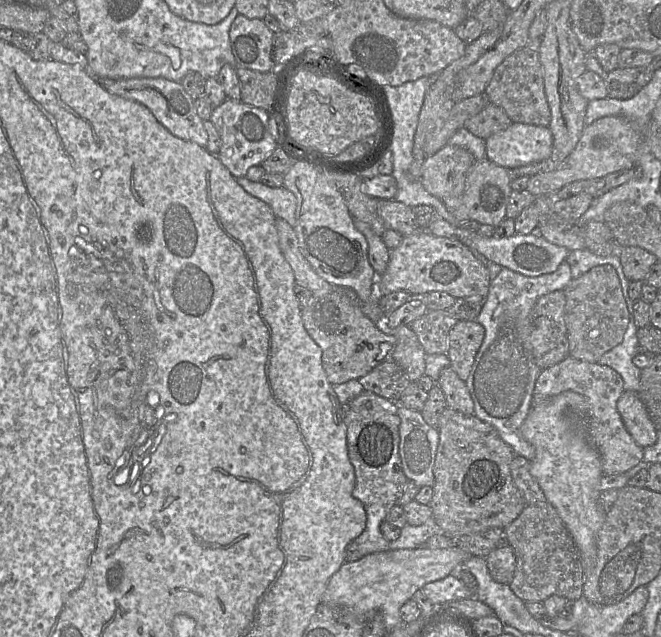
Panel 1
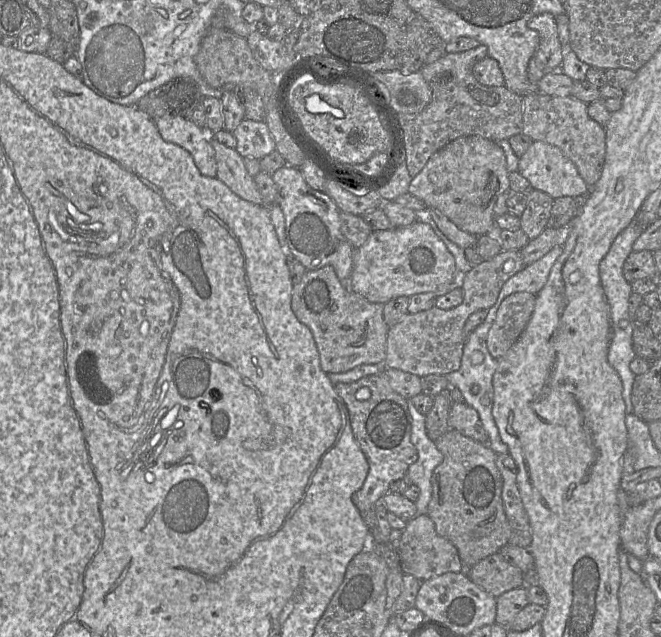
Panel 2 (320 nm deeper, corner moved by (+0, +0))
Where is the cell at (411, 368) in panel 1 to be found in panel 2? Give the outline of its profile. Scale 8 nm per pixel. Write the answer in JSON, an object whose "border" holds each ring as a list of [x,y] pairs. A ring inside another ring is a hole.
{"border":[[[285,164],[272,174],[272,179],[277,187],[276,203],[285,217],[286,241],[291,253],[306,270],[332,266],[341,283],[349,286],[354,247],[341,232],[337,205],[325,192],[312,189],[297,167]]]}

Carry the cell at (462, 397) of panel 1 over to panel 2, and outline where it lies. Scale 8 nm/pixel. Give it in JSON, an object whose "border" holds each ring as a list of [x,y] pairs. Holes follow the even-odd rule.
{"border":[[[465,402],[451,404],[448,426],[482,444],[488,443],[488,434],[483,428],[478,412]]]}

